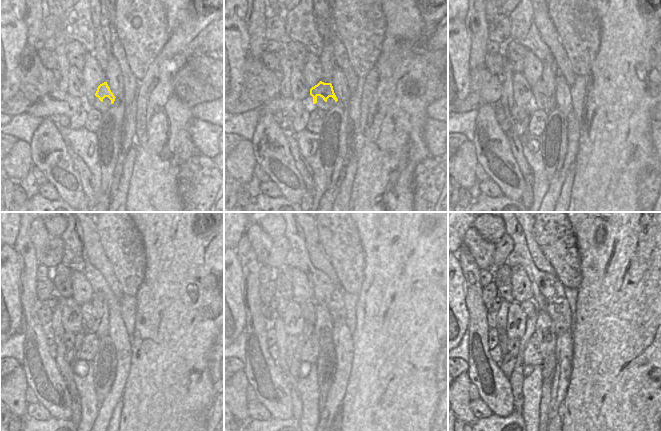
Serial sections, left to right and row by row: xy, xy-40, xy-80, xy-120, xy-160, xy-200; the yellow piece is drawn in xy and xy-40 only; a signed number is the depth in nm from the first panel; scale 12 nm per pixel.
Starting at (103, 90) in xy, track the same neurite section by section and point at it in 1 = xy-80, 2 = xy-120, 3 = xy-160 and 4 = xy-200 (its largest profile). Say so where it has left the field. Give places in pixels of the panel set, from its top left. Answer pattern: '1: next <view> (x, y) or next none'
1: next xy-80 (539, 89)
2: next xy-120 (87, 310)
3: next xy-160 (309, 310)
4: next xy-200 (529, 307)

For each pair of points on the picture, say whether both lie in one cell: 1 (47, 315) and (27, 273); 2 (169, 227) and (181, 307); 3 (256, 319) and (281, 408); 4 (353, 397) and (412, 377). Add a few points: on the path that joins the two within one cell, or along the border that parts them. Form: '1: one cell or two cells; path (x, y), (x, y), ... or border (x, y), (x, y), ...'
1: two cells; border (37, 298), (34, 314), (34, 320), (37, 323)
2: one cell; path (179, 247), (181, 249), (181, 287)
3: one cell; path (260, 341), (257, 346), (257, 358), (270, 386)
4: one cell; path (368, 397), (386, 396), (397, 385)

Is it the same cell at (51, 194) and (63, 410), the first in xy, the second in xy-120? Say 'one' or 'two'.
two

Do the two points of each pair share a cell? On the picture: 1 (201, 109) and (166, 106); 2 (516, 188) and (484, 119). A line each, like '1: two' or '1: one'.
1: two
2: one

